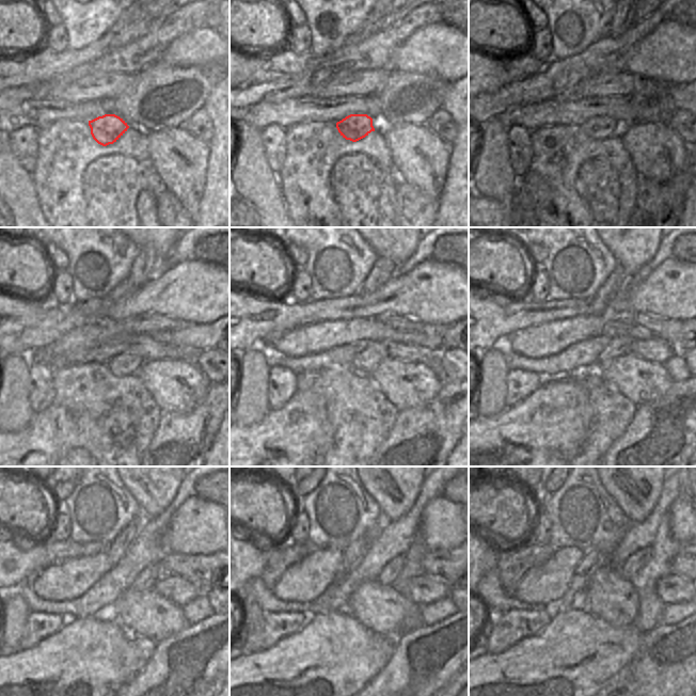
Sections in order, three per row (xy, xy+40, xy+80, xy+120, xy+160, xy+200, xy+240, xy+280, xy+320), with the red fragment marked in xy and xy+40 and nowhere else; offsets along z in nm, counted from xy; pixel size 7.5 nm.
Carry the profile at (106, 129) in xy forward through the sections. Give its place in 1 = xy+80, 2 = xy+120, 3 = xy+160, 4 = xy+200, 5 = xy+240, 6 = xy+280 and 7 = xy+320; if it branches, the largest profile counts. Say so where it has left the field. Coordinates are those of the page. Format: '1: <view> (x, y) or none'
1: xy+80 (598, 127)
2: xy+120 (125, 364)
3: xy+160 (366, 361)
4: xy+200 (619, 346)
5: xy+240 (147, 579)
6: xy+280 (390, 572)
7: xy+320 (637, 560)

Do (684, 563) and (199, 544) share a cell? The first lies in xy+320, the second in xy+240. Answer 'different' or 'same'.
different

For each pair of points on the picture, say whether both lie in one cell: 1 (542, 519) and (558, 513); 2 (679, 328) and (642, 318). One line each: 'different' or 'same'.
1: different
2: same

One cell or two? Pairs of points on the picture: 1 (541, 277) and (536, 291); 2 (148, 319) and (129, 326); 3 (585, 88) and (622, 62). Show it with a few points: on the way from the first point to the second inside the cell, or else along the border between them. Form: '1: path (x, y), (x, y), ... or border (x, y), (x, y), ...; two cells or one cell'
1: path (539, 280), (539, 288); one cell
2: path (144, 323), (133, 325); one cell
3: border (611, 69), (631, 73), (635, 76); two cells

